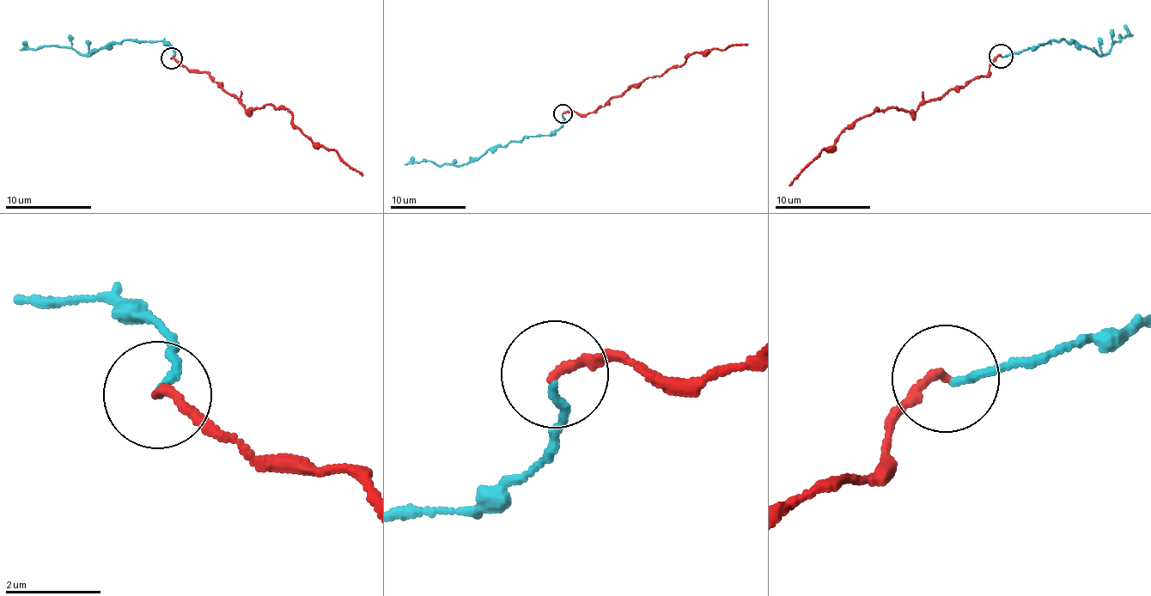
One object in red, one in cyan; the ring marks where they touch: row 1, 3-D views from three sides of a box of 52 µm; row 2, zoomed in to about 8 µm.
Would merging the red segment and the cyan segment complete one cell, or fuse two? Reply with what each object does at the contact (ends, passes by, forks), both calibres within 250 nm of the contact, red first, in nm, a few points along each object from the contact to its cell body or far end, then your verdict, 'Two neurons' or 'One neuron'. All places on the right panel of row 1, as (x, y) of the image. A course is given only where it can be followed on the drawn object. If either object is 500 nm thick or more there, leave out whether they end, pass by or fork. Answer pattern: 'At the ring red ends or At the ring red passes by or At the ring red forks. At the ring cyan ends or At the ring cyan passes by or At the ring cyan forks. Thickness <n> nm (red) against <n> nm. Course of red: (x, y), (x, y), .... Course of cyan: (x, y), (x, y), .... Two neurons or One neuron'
At the ring red ends. At the ring cyan ends. Thickness 180 nm (red) against 150 nm. Course of red: (1001, 57), (980, 78), (927, 100), (915, 112), (891, 107), (867, 113), (840, 134), (789, 186). Course of cyan: (1002, 57), (1062, 37), (1101, 55), (1118, 40), (1120, 33), (1132, 35). One neuron

